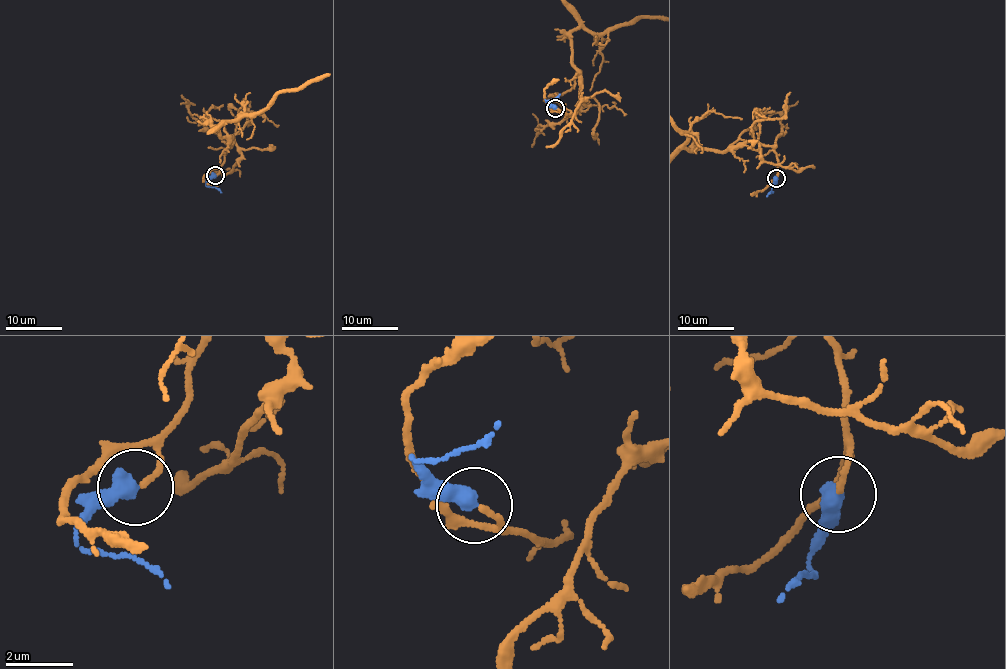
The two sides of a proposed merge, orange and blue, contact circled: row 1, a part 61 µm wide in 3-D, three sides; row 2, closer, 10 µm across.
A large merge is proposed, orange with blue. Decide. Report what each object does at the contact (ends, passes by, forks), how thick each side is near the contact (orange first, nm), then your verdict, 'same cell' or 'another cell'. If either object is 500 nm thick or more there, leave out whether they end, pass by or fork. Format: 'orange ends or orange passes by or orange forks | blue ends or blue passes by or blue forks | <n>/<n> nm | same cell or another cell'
160/550 nm | same cell

